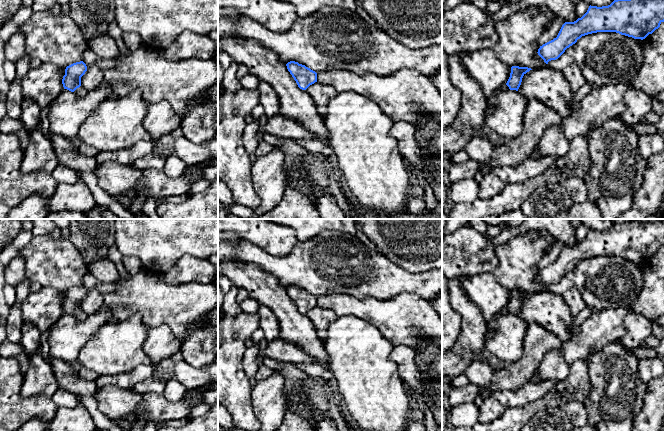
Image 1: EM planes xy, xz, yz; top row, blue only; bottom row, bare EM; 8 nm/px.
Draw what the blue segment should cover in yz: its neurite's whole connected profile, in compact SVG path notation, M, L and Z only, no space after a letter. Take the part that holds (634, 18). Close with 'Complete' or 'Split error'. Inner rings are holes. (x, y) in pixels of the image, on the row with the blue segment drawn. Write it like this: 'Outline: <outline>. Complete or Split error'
Outline: M614 0L608 6L590 5L581 18L574 22L565 22L557 37L540 46L537 53L548 64L549 61L558 59L582 36L597 32L616 32L643 40L658 29L662 22L664 22L664 0Z. Complete

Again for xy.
Outline: M83 61L67 66L62 79L64 89L73 92L77 97L85 96L88 91L81 86L81 77L86 71L87 66Z. Split error

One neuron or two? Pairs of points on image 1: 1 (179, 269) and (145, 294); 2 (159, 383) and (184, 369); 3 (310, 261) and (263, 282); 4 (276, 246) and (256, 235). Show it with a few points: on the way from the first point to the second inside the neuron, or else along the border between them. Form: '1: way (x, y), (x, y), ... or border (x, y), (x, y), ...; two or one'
1: border (163, 275), (163, 279), (168, 283), (187, 283); two
2: way (165, 377), (172, 373), (178, 373); one
3: border (255, 263), (272, 274), (285, 288); two
4: way (271, 241), (265, 235), (261, 235); one

